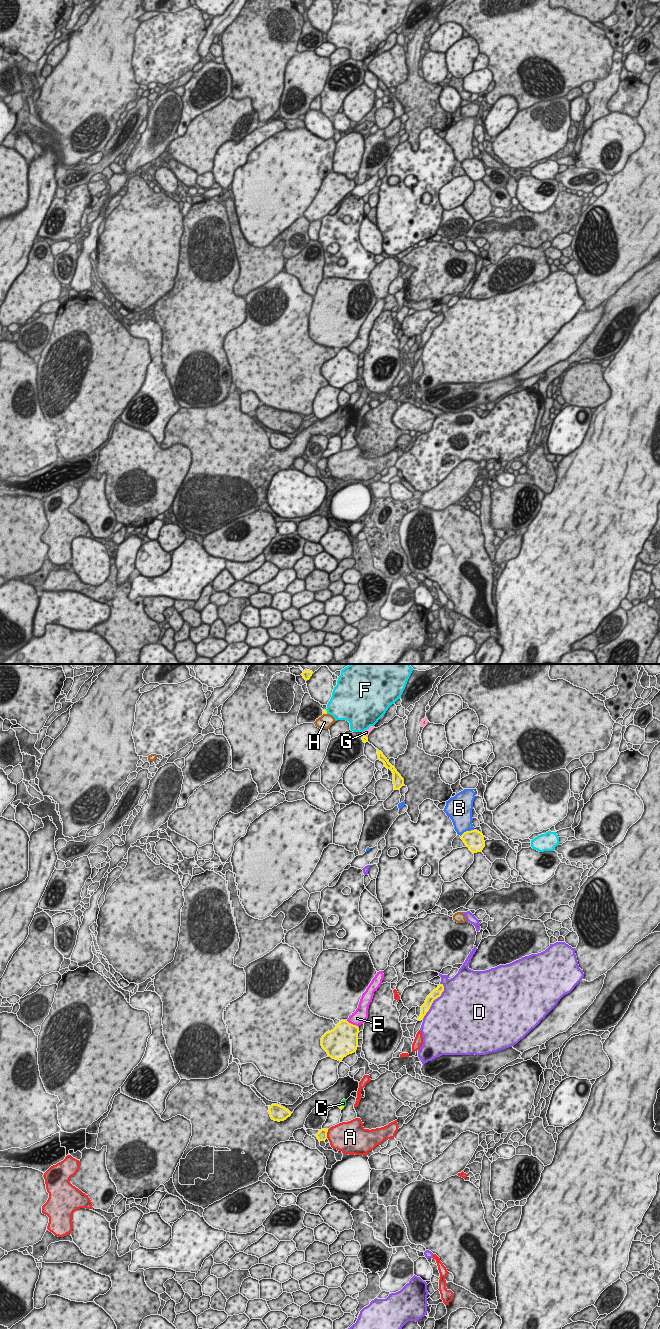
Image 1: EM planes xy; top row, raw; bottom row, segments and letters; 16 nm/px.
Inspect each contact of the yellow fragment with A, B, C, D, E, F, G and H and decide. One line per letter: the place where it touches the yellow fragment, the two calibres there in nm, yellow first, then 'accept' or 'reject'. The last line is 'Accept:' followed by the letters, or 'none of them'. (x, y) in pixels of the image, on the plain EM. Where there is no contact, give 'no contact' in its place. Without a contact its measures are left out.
A: xy (326, 461) | 160/420 nm | reject
B: xy (466, 159) | 320/320 nm | reject
C: xy (341, 434) | 60/90 nm | accept
D: xy (434, 327) | 140/480 nm | reject
E: xy (352, 352) | 440/240 nm | reject
F: xy (326, 40) | 60/400 nm | reject
G: xy (364, 63) | 90/90 nm | reject
H: xy (325, 41) | 60/220 nm | reject
Accept: C

